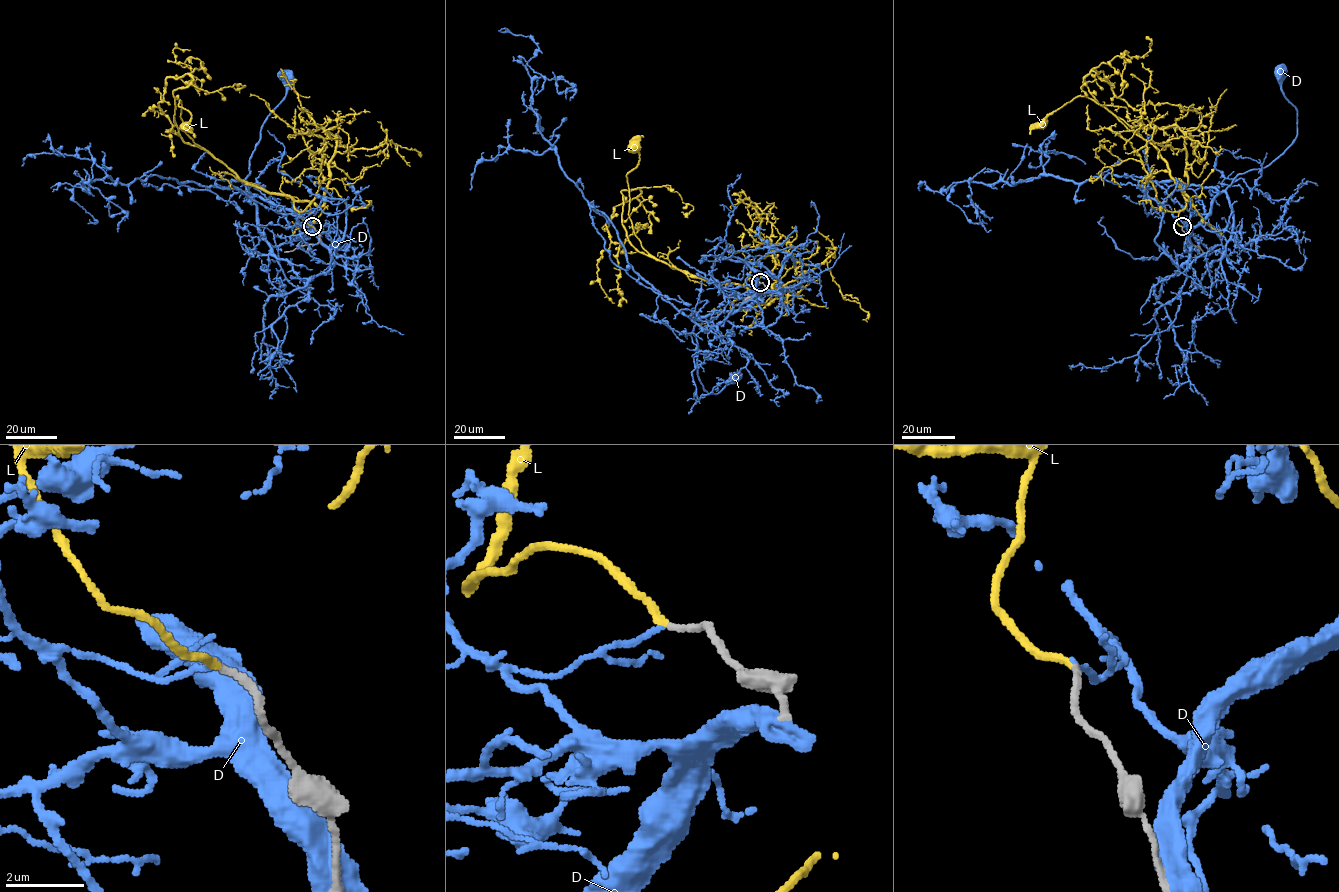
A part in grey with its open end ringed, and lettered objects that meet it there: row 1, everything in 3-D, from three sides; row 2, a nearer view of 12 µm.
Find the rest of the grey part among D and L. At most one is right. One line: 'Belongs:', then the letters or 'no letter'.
Belongs: L

